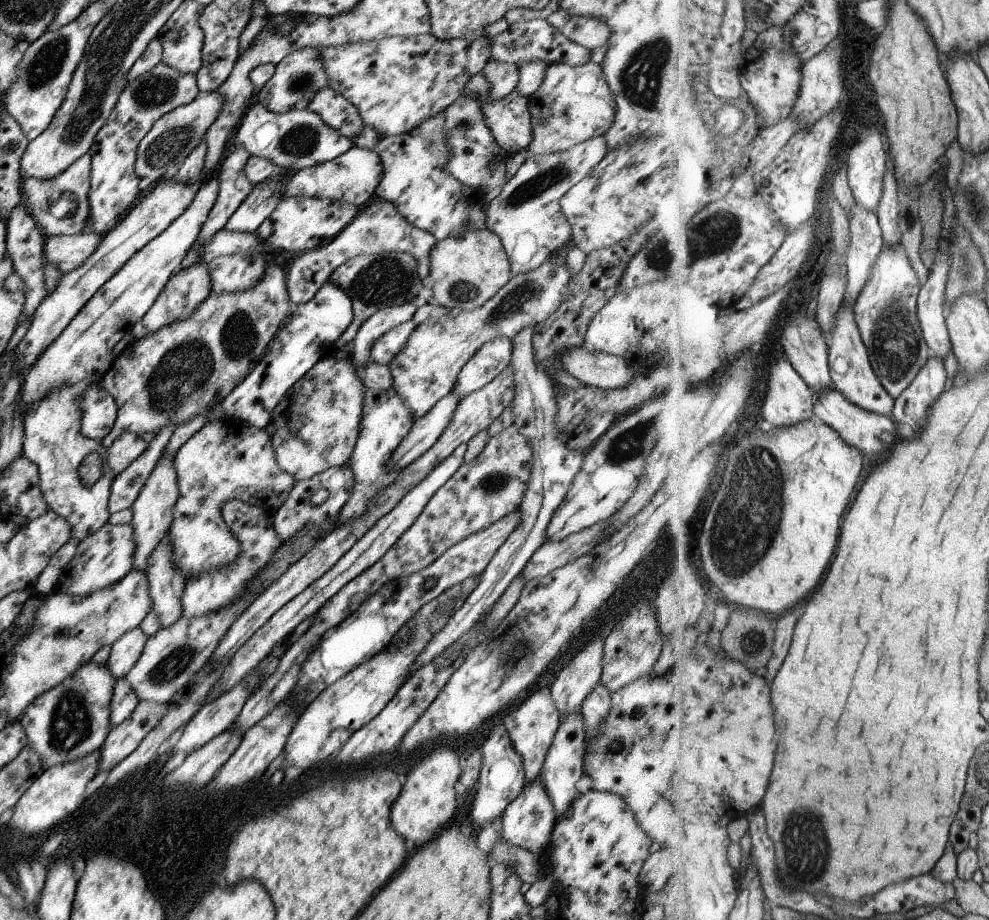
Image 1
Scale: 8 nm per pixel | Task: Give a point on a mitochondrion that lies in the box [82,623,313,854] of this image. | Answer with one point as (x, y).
(178, 660)

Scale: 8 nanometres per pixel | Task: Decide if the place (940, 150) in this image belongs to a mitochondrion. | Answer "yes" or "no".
no

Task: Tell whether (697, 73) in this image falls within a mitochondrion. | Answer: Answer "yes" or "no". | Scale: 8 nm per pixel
no

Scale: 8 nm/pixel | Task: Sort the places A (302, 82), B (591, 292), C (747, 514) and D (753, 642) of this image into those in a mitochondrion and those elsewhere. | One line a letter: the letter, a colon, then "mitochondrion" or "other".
A: mitochondrion
B: other
C: mitochondrion
D: mitochondrion

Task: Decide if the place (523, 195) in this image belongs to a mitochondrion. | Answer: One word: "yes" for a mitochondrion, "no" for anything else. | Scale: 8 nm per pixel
yes

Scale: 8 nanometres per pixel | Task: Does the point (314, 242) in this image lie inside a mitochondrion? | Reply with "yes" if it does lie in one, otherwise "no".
no

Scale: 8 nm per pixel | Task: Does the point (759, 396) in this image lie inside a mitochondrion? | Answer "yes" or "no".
no

